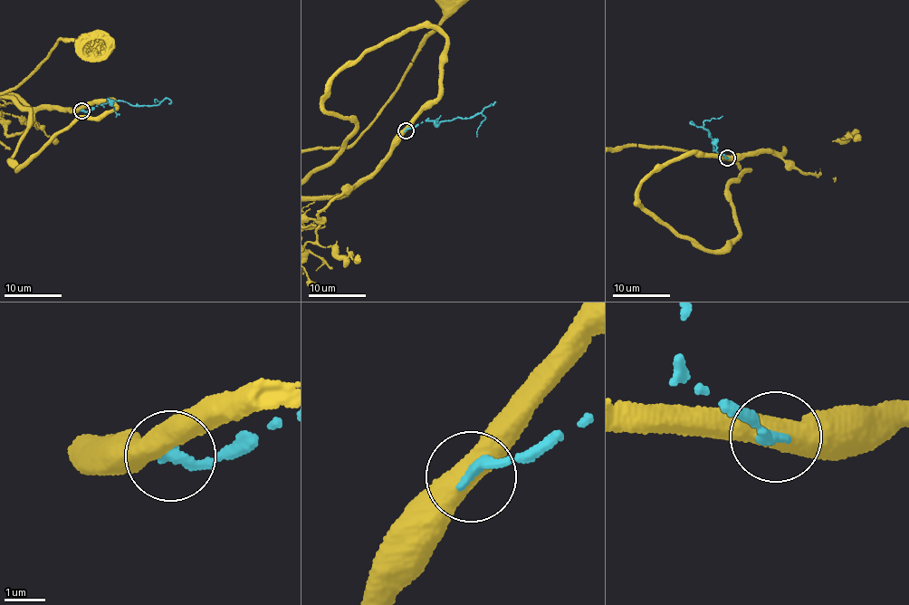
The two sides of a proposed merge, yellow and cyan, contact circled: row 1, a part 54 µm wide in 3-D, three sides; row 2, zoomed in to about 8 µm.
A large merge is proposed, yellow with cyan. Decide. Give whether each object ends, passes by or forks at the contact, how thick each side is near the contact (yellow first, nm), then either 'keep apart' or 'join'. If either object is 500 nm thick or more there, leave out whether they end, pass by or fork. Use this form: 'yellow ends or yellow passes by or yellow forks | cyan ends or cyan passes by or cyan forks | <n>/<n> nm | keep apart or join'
500/280 nm | keep apart

